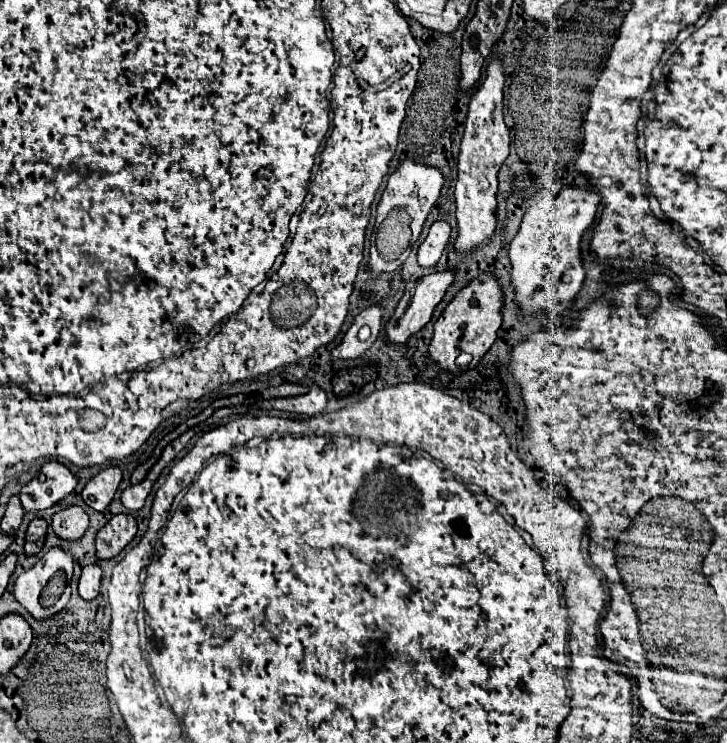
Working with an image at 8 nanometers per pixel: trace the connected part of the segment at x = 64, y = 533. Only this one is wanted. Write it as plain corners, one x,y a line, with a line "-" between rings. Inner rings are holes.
68,505
52,517
52,529
62,539
80,539
88,529
88,515
78,505

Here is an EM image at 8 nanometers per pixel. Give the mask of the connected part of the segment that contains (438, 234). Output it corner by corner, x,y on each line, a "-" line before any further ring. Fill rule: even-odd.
434,221
426,239
418,247
418,263
422,267
432,267
438,263
446,243
450,239
450,225
446,221

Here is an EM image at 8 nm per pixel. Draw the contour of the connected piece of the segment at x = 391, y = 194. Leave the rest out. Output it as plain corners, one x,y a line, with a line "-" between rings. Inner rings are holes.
406,157
404,161
398,163
396,171
390,173
390,177
388,177
386,189
384,189
384,193
380,197
380,203
378,203
378,209
376,209
378,215
376,215
376,225
374,227
378,227
392,209
404,205
406,213
412,217
410,227
412,227
412,243
414,243
418,239
420,231
422,231
422,225
424,225
424,221
426,221
432,205
436,203
436,199
440,195
442,183
444,183
444,175
442,175
442,171
438,167
430,167
430,165
420,163
420,161
412,159
412,157

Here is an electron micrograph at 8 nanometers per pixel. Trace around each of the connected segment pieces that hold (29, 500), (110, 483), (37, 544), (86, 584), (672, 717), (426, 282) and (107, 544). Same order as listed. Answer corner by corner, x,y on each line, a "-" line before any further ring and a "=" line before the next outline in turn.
48,461
42,465
38,479
28,481
18,497
22,501
24,511
40,511
48,509
50,505
72,493
76,483
76,477
70,473
66,465
58,461
=
110,465
110,467
102,469
96,477
92,477
92,479
86,483
86,487
84,487
84,491
82,491
82,497
84,497
84,501
86,501
92,509
104,511
104,509
108,507
108,503
112,501
116,489
118,489
118,485
120,485
120,481
122,481
122,471
120,471
120,467
=
40,517
32,519
30,525
28,525
28,531
26,531
26,545
24,545
24,551
26,555
34,555
42,549
44,545
44,537
46,537
46,529
48,529
48,523
=
86,565
82,569
80,581
78,581
78,593
84,599
94,599
100,591
100,577
102,577
102,567
100,565
=
640,677
640,701
642,701
642,707
648,709
654,717
662,717
668,721
690,721
690,723
698,721
696,713
680,713
664,707
660,695
656,693
656,685
646,677
=
448,267
444,271
436,271
422,279
410,281
406,285
404,297
400,299
394,315
386,325
388,339
394,343
406,343
410,335
420,331
430,321
434,307
442,301
454,275
456,269
=
114,515
96,535
96,557
112,559
116,557
136,535
136,519
132,515

